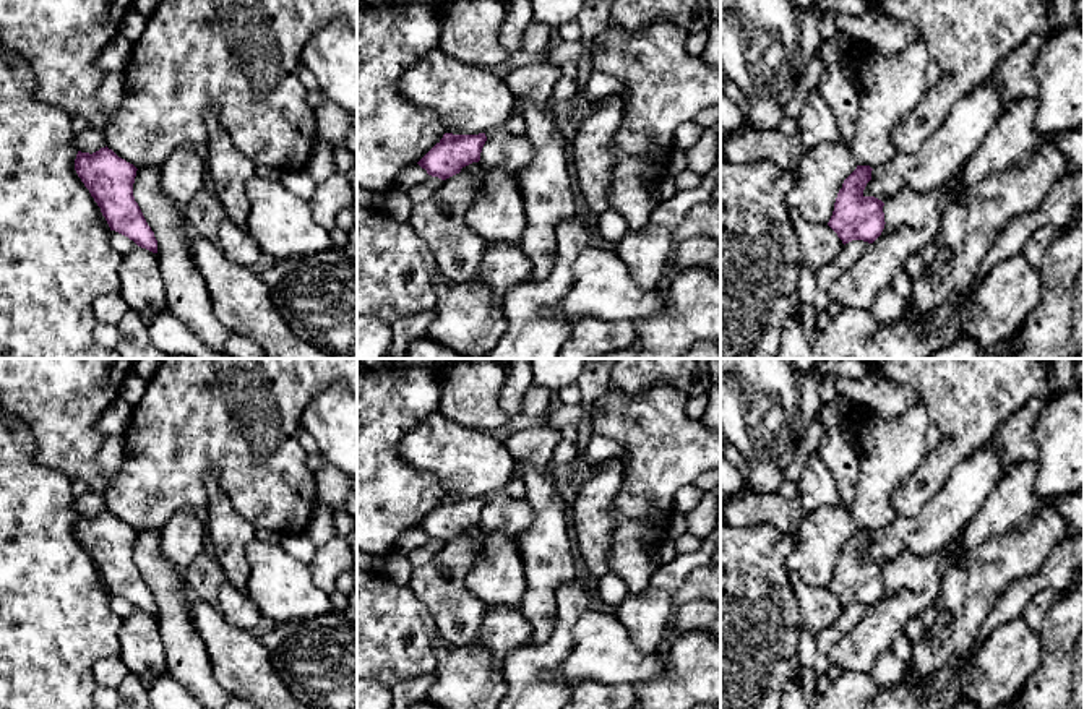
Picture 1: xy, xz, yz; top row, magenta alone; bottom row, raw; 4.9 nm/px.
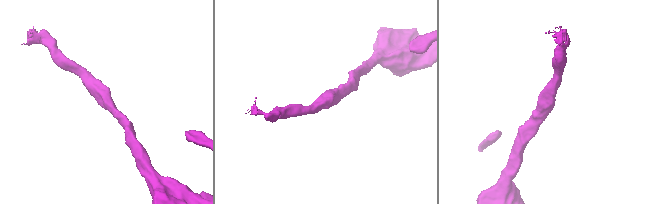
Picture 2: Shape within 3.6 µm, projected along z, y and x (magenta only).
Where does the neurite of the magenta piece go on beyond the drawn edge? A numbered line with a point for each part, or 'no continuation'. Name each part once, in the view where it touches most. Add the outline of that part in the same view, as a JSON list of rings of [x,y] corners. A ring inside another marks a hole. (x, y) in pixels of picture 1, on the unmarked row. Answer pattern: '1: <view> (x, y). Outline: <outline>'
no continuation

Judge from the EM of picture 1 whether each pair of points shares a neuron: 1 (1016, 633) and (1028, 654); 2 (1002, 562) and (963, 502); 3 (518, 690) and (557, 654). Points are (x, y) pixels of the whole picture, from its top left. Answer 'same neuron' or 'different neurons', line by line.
1: same neuron
2: different neurons
3: same neuron

